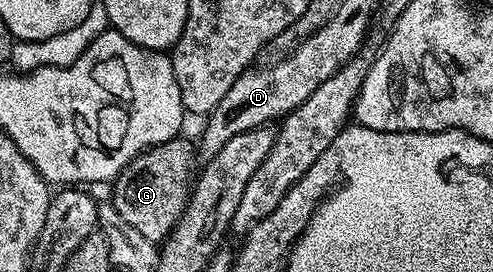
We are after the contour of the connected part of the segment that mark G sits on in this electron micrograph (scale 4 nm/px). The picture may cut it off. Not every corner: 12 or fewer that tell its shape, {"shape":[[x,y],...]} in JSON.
{"shape":[[149,147],[110,184],[111,206],[145,241],[175,228],[197,147]]}

